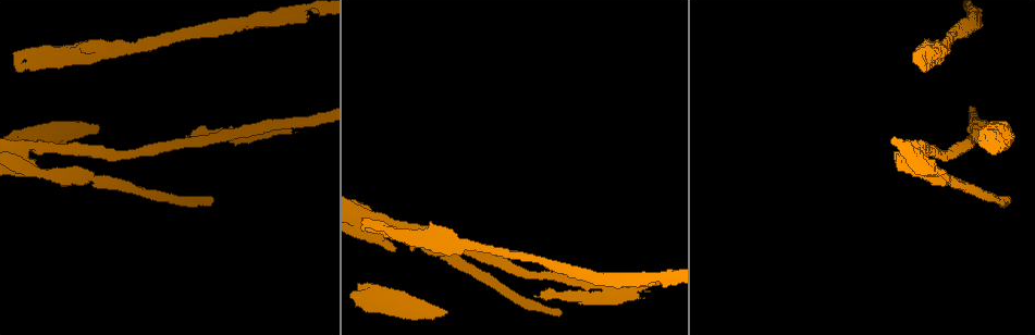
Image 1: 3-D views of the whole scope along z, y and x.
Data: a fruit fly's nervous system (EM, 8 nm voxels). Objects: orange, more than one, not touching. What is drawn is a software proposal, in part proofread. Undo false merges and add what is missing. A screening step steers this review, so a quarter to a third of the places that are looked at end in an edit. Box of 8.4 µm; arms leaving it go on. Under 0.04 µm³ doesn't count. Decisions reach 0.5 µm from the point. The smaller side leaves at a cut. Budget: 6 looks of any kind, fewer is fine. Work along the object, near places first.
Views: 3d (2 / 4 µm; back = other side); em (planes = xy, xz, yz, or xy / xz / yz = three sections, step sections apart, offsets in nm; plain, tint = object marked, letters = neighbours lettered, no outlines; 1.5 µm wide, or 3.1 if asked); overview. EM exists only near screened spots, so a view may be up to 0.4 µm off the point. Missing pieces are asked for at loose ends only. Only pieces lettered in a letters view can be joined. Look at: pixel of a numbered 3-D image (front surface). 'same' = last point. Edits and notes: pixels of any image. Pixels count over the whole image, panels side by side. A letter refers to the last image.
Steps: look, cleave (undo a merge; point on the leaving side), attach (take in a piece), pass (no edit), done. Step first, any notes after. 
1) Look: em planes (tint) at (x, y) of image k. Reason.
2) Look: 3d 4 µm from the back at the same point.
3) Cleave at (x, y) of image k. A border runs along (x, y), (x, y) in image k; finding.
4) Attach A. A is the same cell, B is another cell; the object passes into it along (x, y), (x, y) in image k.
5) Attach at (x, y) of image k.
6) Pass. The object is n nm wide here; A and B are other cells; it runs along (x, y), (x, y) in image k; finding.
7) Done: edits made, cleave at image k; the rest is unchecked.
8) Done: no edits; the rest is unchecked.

Look: em yz step 4 (tint) at (99, 129) of image 1. Stops while still wide.

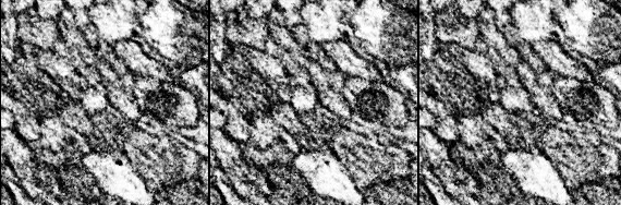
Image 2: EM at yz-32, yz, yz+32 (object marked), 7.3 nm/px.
Look: em planes (letters) at the same point. Another direction.

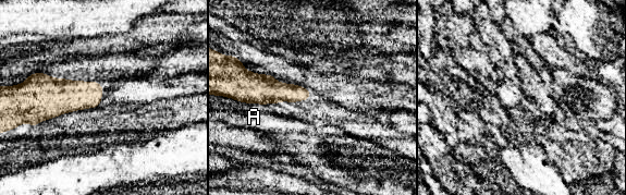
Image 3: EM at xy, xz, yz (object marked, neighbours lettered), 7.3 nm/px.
Pass. A is another cell; a border runs along (247, 102), (259, 102), (265, 106) in image 3; none of them fits.

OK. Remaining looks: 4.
Look: 3d 4 µm from the back at (558, 311) of image 1. An open end.

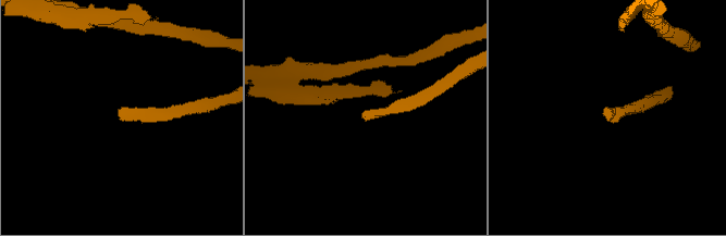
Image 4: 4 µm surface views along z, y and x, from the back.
Look: em planes (tint) at (367, 118) of image 4.

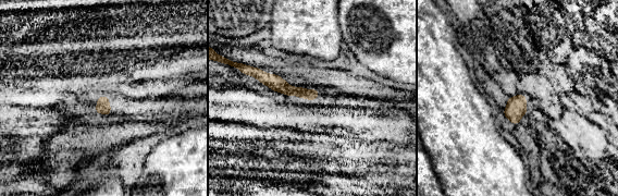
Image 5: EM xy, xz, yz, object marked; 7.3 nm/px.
Look: em planes (letters) at the same point.

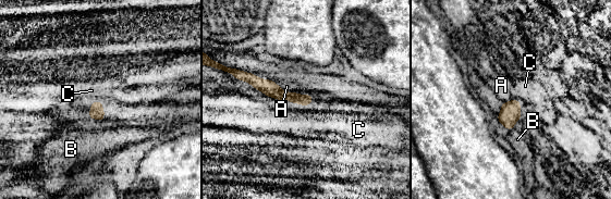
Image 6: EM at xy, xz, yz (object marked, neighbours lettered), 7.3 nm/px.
Pass. The longest contact is with A, 340 nm; A, B and C are other cells; none of them fits.

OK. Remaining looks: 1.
Done: no edits; the rest is unchecked.

